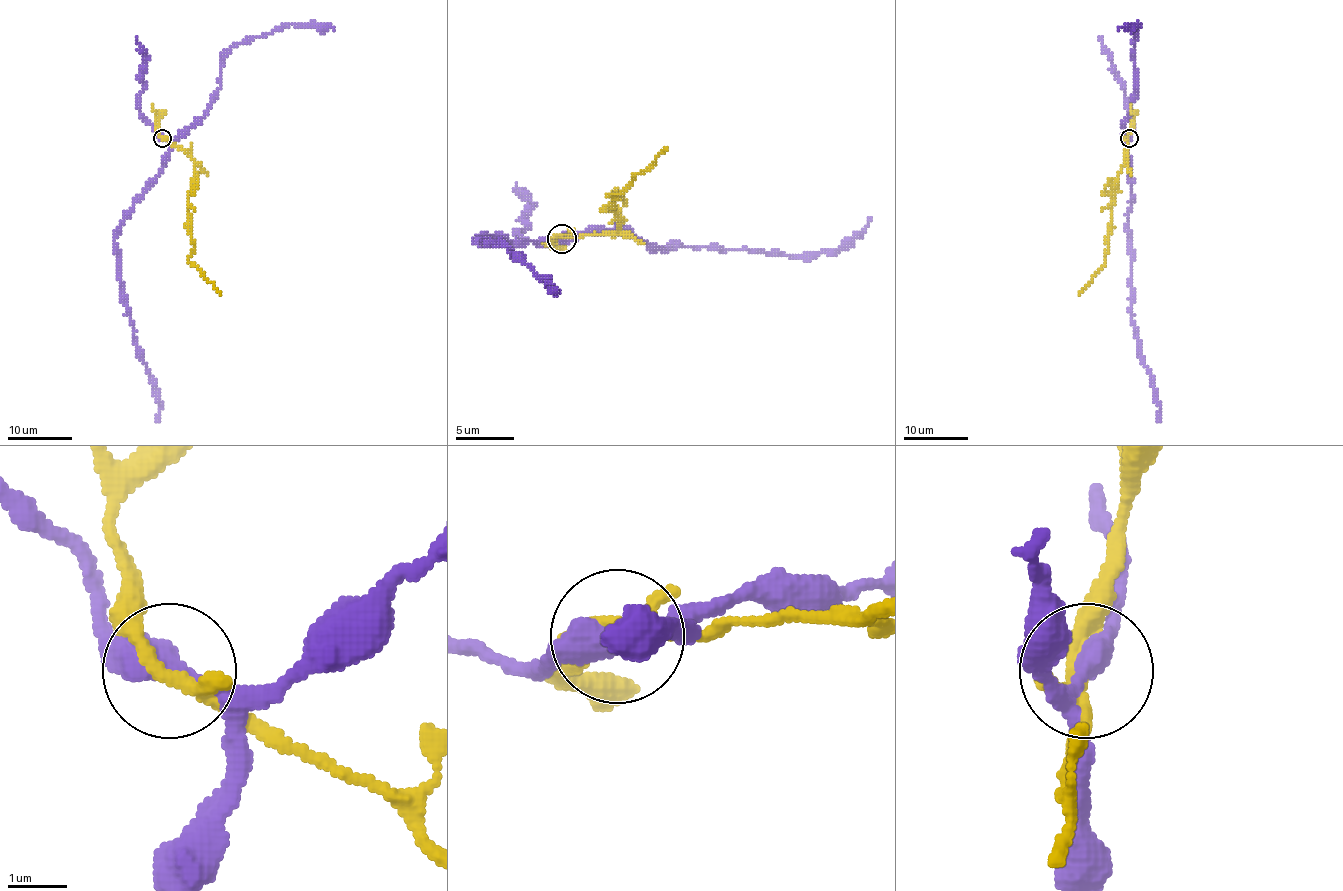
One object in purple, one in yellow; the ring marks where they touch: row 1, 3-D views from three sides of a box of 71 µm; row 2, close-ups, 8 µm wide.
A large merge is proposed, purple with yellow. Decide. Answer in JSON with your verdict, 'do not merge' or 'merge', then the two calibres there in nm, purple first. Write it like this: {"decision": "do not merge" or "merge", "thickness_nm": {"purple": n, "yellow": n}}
{"decision": "do not merge", "thickness_nm": {"purple": 400, "yellow": 240}}

